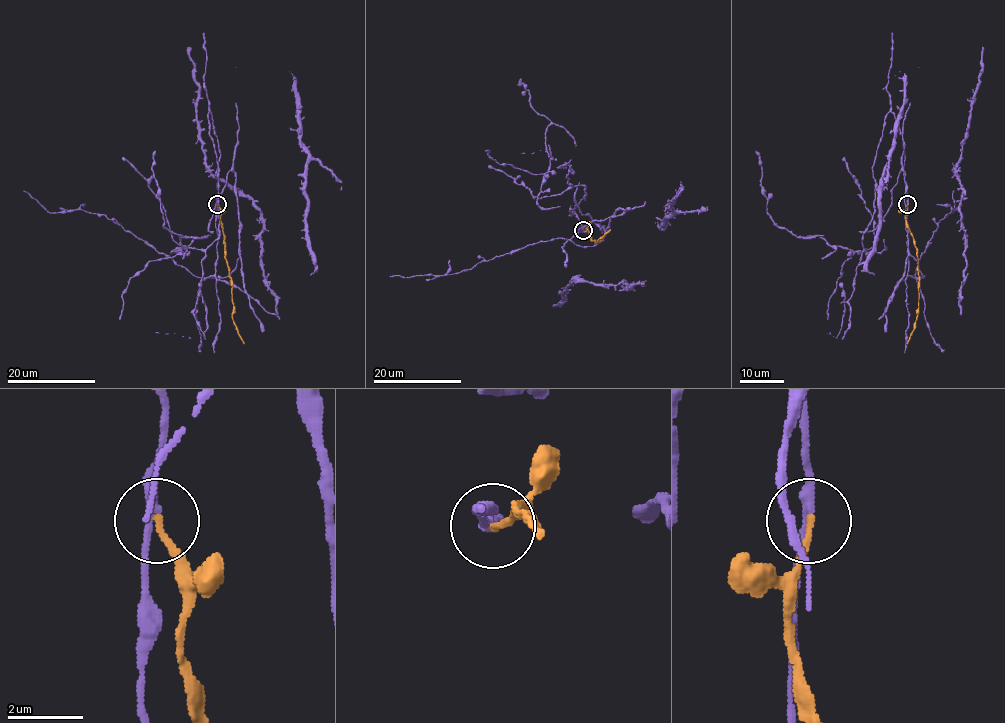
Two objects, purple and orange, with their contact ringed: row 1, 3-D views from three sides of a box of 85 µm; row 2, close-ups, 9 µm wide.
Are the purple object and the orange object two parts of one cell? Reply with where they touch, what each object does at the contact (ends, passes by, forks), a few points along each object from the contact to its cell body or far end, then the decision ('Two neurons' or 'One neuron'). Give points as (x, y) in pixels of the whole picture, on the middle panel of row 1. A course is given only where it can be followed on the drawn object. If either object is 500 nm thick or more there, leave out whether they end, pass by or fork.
Place: (583, 230). At the ring purple passes by. At the ring orange ends. Course of purple: (583, 231), (574, 209), (585, 186), (553, 195), (541, 190), (551, 121), (533, 108), (521, 78). Course of orange: (583, 231), (586, 228), (591, 239), (599, 242), (610, 230). Two neurons

